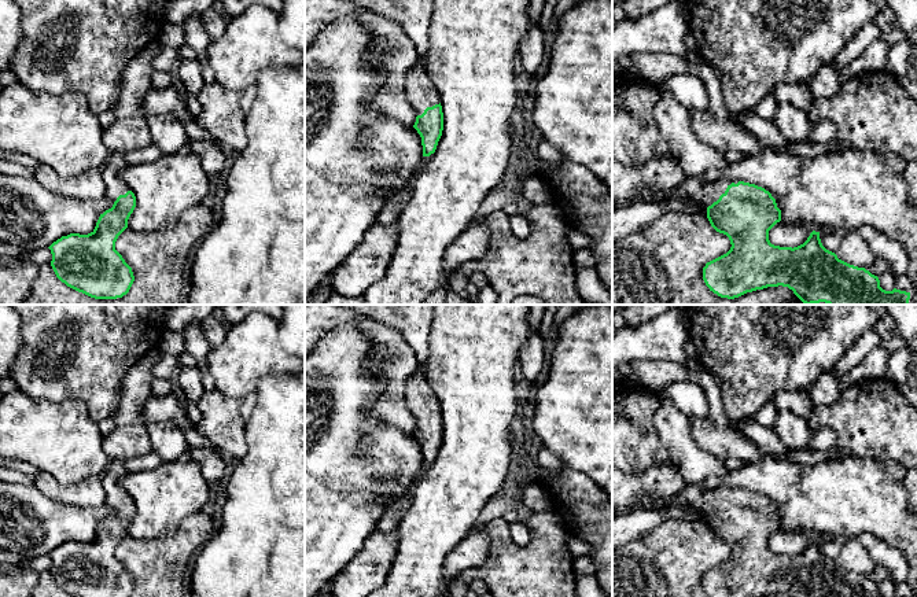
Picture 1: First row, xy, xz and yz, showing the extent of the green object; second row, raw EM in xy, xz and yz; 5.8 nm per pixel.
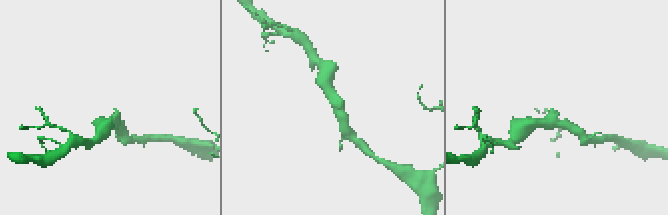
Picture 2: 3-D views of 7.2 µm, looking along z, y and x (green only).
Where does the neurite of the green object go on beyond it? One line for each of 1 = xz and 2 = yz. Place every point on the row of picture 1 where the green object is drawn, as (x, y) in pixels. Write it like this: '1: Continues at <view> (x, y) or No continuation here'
1: Continues at xz (419, 91)
2: Continues at yz (711, 191)

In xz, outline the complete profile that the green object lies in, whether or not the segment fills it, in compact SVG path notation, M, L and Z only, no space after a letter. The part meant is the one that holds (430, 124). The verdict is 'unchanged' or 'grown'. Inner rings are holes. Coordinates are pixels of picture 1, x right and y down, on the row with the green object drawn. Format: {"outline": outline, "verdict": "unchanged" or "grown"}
{"outline": "M415 63L405 74L405 92L417 113L413 128L421 137L423 156L435 152L443 130L443 113L423 65Z", "verdict": "grown"}

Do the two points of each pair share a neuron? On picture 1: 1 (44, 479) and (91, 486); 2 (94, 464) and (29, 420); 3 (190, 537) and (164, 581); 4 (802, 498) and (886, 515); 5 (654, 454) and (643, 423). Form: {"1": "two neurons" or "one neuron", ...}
{"1": "one neuron", "2": "one neuron", "3": "one neuron", "4": "one neuron", "5": "one neuron"}

